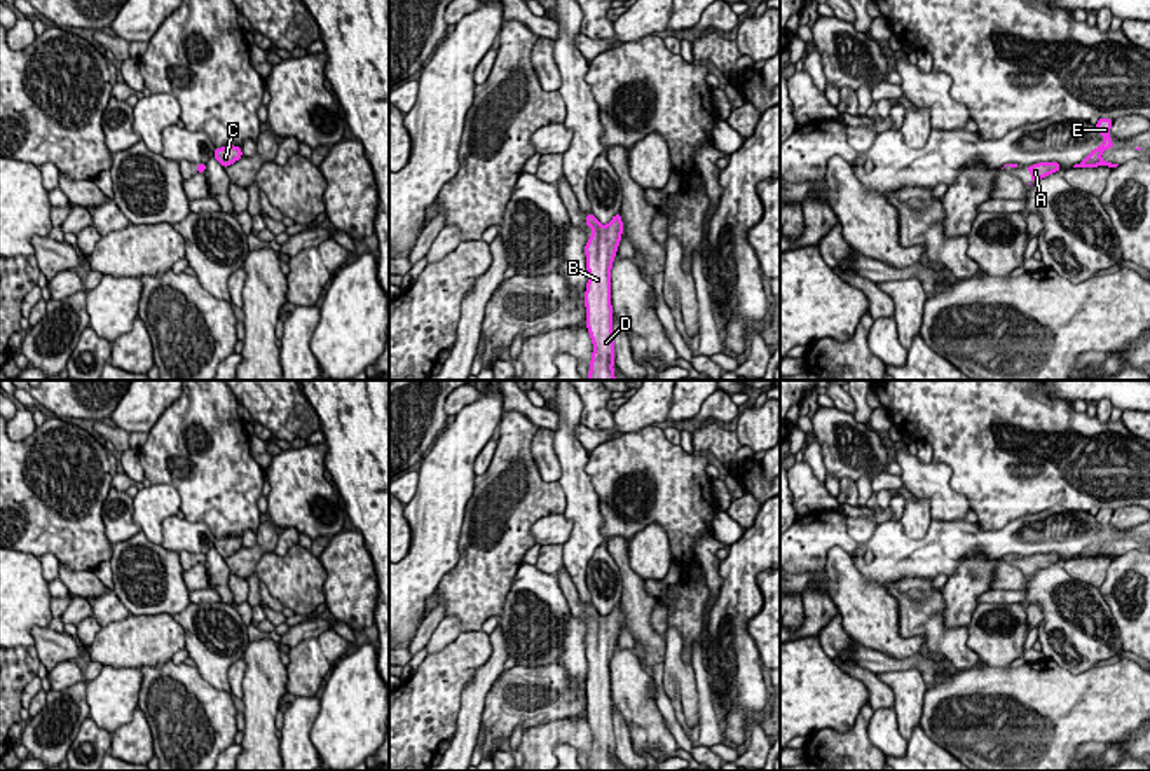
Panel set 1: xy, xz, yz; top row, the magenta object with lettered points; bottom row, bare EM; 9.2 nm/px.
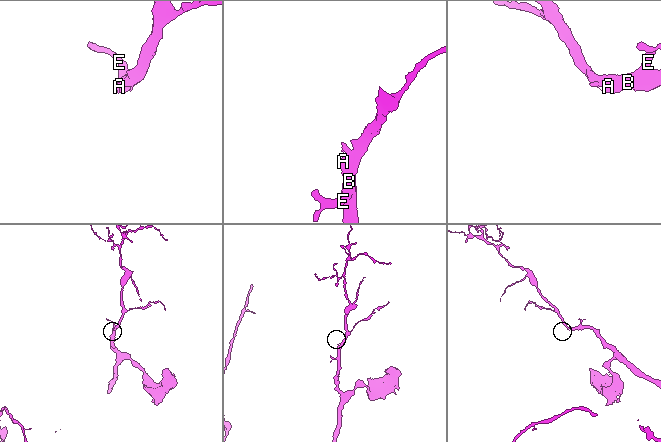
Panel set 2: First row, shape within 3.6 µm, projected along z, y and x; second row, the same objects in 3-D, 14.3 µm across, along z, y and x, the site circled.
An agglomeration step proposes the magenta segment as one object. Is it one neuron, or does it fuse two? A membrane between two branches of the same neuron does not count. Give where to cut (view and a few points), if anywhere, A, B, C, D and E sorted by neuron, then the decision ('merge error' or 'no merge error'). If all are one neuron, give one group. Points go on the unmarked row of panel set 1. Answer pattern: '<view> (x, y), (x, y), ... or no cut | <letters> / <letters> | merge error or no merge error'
no cut | A B C D E | no merge error

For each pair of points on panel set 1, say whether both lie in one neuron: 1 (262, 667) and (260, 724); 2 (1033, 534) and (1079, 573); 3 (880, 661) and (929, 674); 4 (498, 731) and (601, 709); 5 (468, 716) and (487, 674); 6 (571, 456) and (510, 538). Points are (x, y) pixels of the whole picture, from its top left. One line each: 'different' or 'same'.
1: same
2: different
3: same
4: different
5: same
6: different

